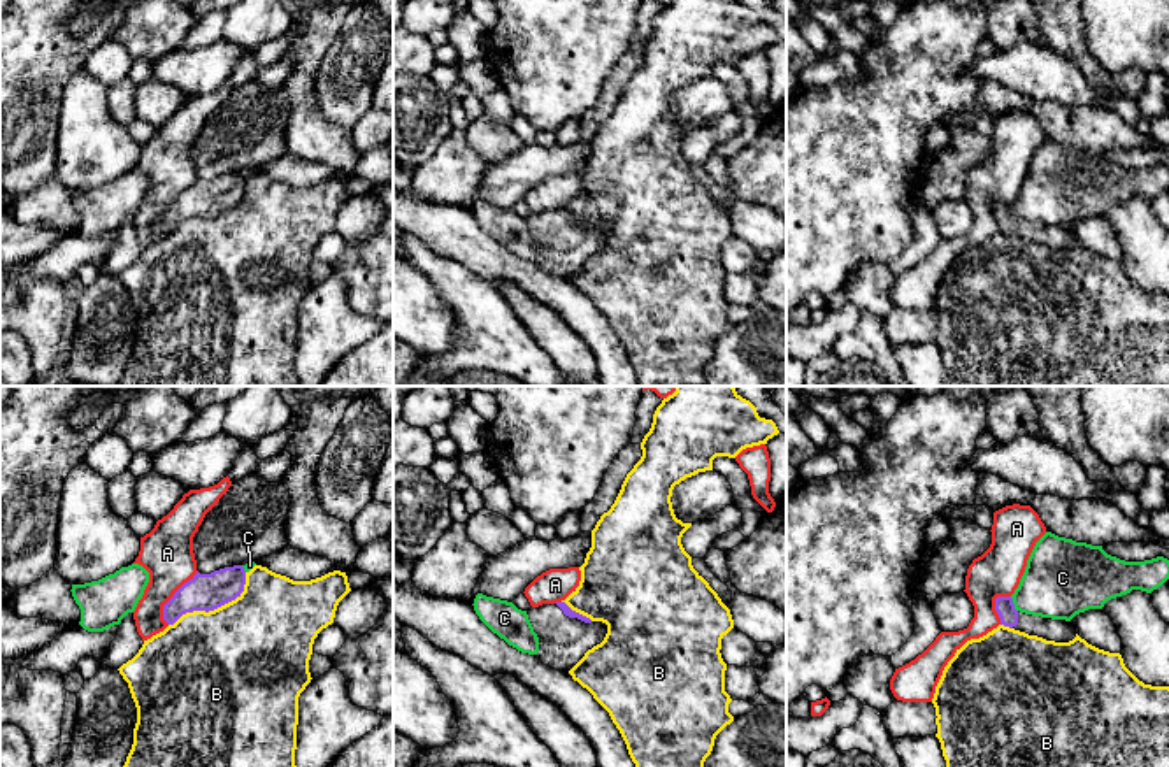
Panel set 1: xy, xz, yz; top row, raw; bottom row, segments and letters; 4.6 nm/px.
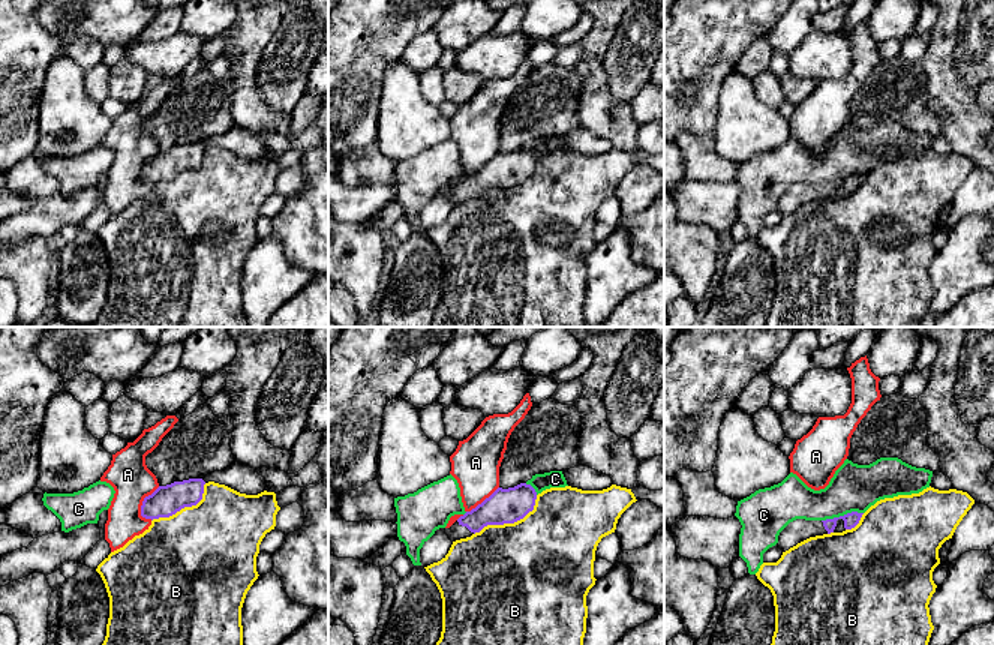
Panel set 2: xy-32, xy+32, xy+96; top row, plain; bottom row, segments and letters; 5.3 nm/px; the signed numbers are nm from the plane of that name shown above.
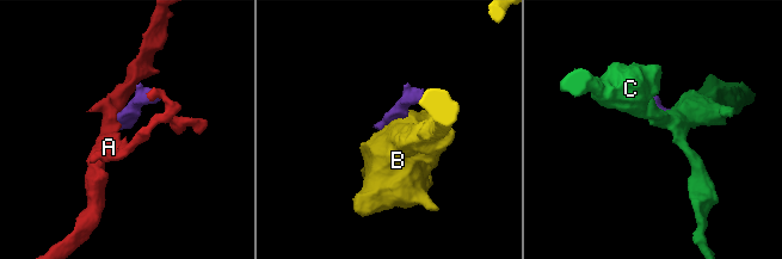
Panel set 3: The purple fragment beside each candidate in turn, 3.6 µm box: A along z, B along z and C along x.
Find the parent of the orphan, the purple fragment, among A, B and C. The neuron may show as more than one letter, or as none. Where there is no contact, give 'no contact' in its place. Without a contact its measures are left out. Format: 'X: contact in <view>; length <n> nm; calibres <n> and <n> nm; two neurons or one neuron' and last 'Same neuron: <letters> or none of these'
A: contact in xy; length 280 nm; calibres 180 and 240 nm; two neurons
B: contact in xy; length 440 nm; calibres 180 and 480 nm; two neurons
C: contact in yz; length 80 nm; calibres 90 and 340 nm; two neurons
Same neuron: none of these

